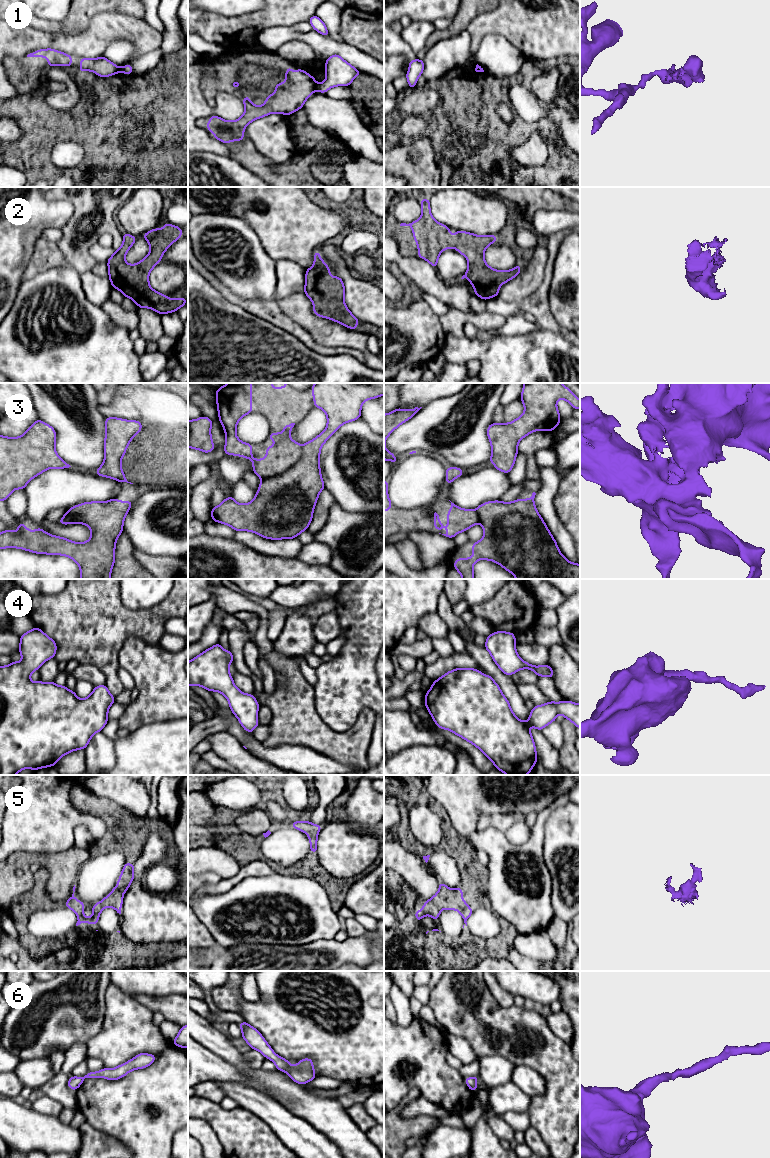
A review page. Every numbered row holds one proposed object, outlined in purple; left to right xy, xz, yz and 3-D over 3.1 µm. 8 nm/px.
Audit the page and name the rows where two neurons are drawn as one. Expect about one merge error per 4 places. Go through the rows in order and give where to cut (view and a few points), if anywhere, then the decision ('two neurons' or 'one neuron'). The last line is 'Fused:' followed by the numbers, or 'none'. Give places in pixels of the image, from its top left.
1: cut xz (318, 84), (315, 89); two neurons
2: cut none; one neuron
3: cut none; one neuron
4: cut none; one neuron
5: cut none; one neuron
6: cut none; one neuron
Fused: 1

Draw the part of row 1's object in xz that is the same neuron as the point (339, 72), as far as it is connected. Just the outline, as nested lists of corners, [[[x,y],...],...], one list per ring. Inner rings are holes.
[[[337,53],[328,57],[326,62],[326,79],[317,85],[316,90],[326,93],[330,88],[335,86],[348,87],[350,83],[362,72],[346,62]]]

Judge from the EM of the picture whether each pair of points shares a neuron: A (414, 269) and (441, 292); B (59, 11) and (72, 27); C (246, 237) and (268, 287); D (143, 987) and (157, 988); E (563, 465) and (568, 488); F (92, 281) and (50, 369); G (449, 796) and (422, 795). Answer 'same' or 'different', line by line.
A: same
B: different
C: same
D: same
E: different
F: different
G: different

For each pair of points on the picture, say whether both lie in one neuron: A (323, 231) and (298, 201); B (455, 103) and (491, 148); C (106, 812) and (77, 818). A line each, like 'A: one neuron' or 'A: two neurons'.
A: one neuron
B: one neuron
C: two neurons

